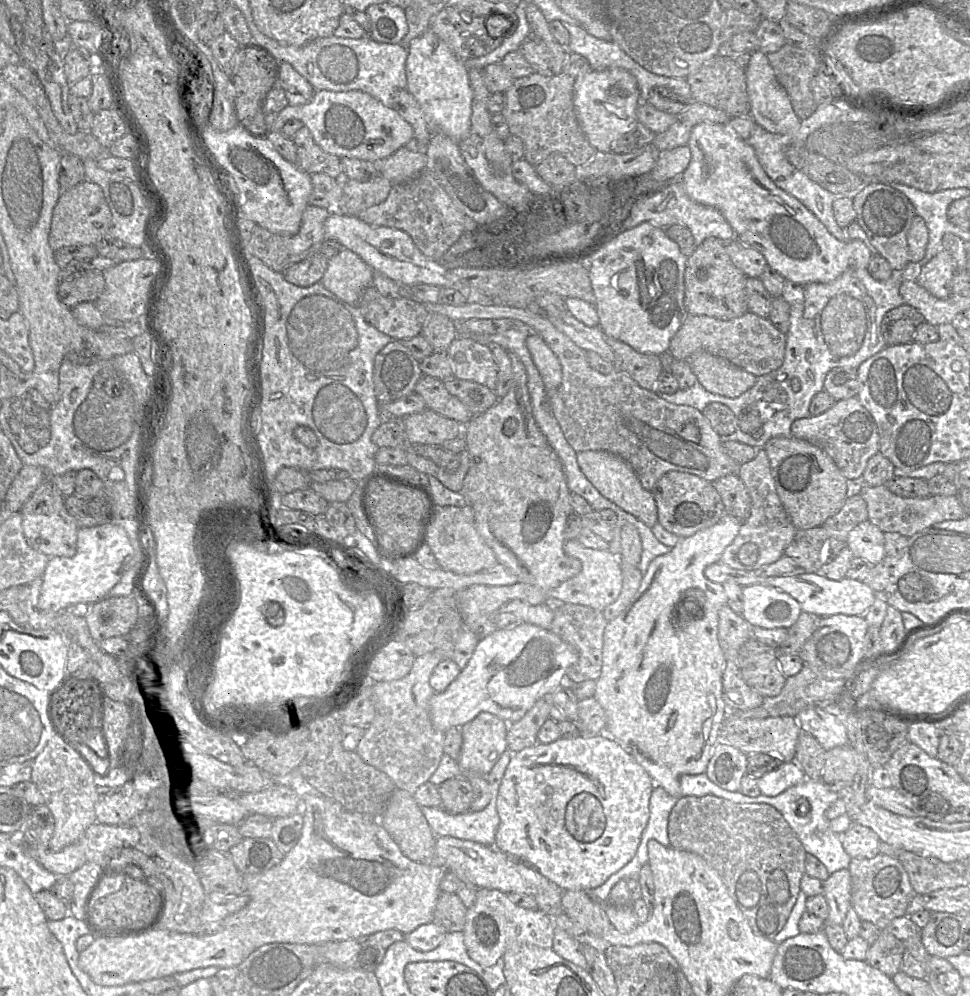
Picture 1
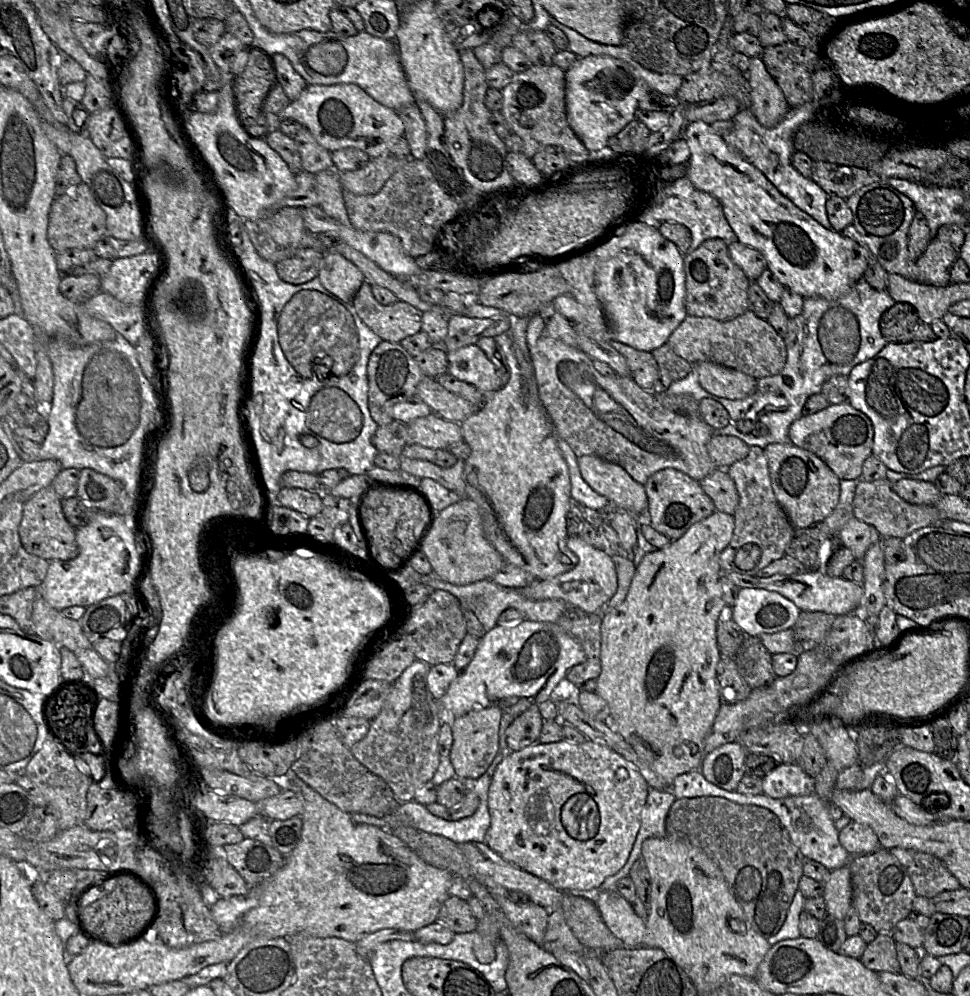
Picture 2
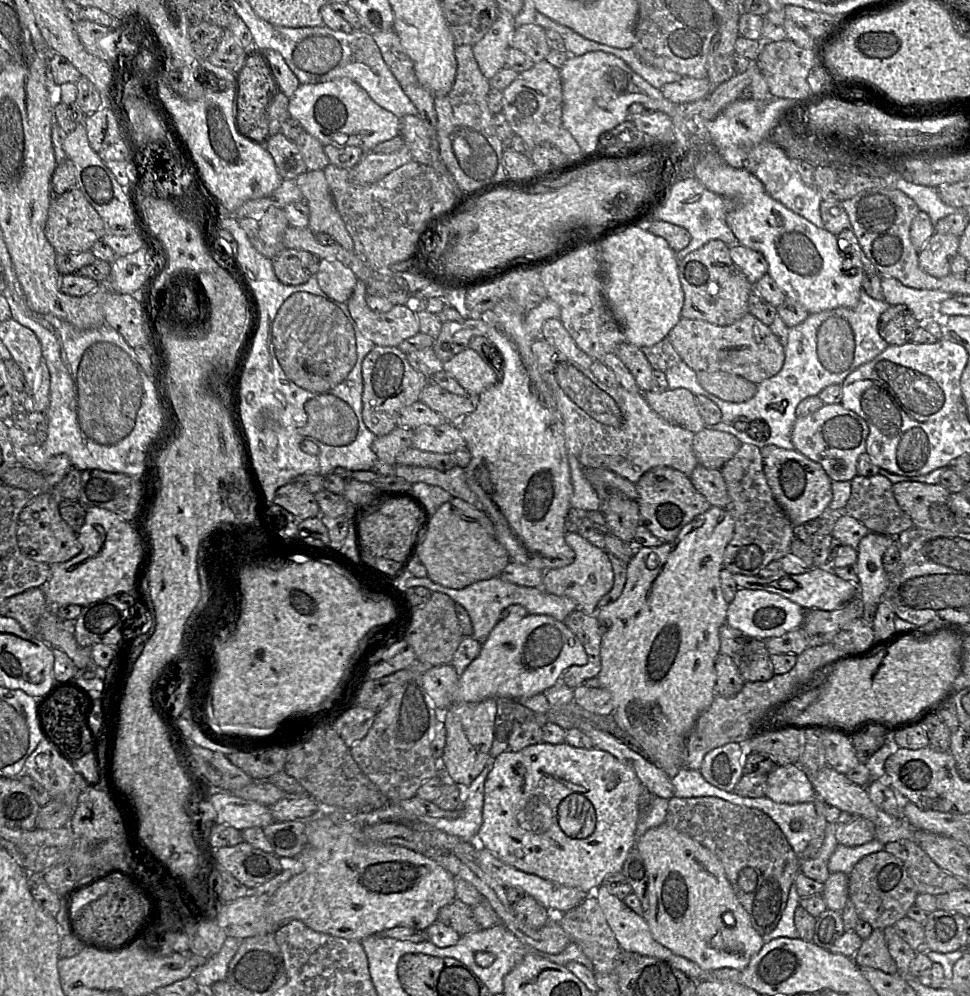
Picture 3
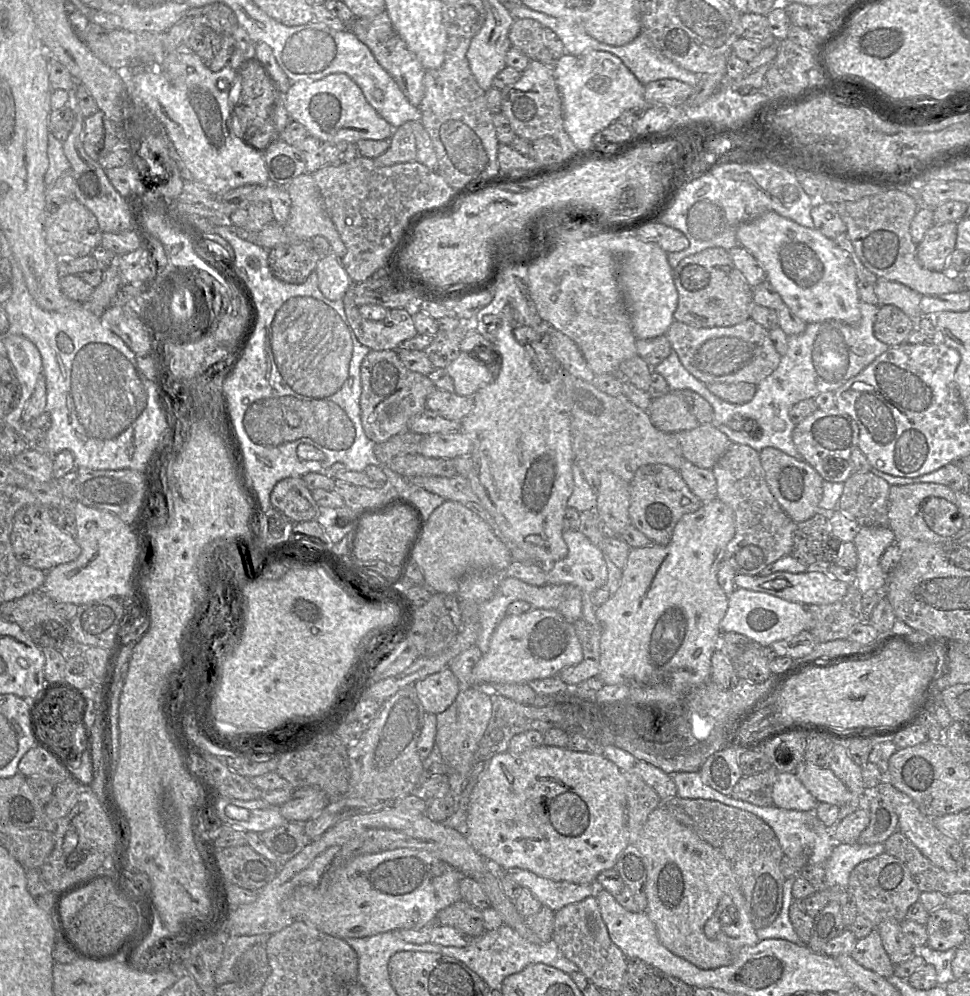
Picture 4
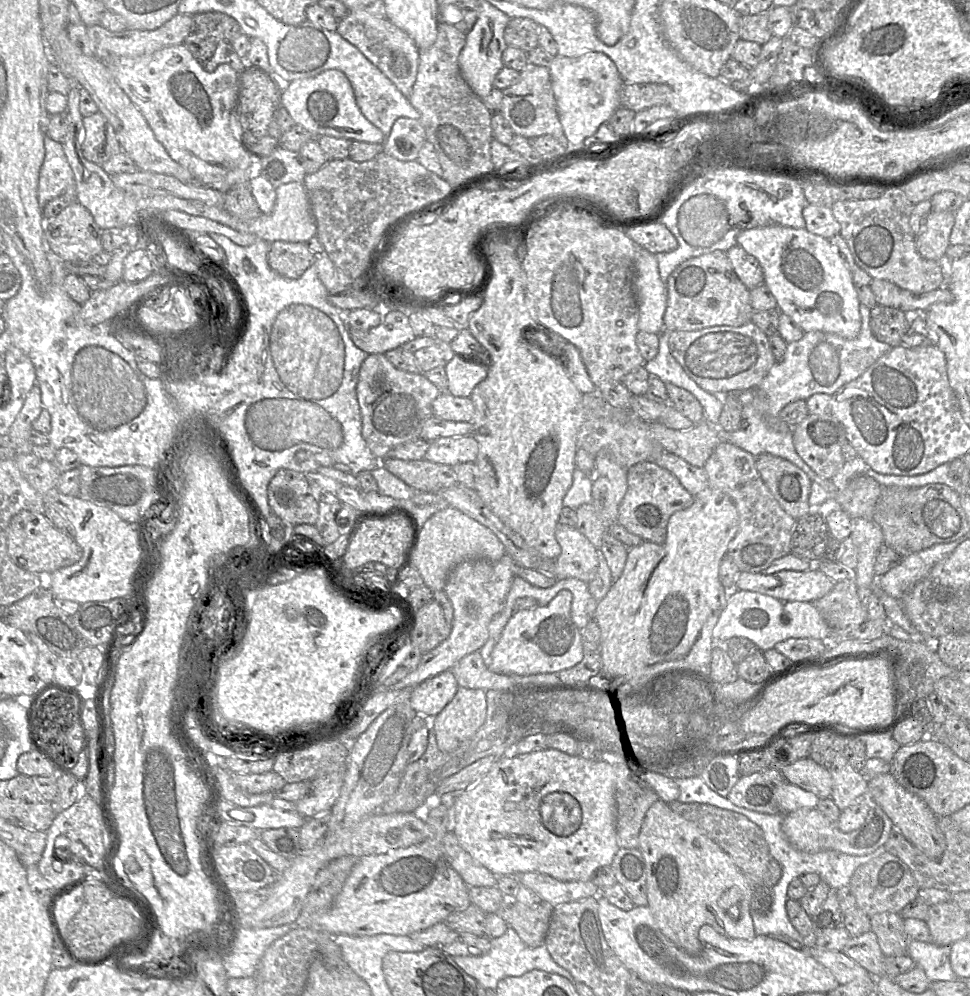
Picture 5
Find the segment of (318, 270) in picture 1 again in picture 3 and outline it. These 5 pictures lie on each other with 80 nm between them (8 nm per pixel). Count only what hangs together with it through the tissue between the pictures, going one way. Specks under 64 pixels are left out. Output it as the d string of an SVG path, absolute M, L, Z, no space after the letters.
M285 248L272 258L272 265L281 283L300 285L316 275L320 260L318 256L308 251Z

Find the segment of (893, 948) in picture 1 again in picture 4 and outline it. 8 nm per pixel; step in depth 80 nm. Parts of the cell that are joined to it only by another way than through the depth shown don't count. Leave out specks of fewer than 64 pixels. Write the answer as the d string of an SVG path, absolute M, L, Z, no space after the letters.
M876 929L866 937L857 940L850 956L864 968L884 978L893 975L894 964L889 959Z

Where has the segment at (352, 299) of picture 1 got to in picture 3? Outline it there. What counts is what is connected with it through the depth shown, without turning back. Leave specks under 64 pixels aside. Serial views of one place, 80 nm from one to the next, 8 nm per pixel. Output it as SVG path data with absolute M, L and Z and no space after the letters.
M321 259L316 278L320 289L330 298L347 303L358 280L354 272L338 260Z

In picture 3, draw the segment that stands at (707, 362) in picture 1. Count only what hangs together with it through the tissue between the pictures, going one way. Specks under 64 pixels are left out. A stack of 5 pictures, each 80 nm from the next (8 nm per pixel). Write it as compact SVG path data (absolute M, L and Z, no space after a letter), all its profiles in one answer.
M699 371L696 376L706 391L727 402L745 402L757 391L757 384L726 372Z

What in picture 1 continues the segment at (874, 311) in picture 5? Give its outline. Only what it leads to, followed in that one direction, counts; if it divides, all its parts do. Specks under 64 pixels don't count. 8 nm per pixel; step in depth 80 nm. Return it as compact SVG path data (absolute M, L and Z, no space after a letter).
M902 304L888 311L881 322L881 333L887 346L909 344L914 341L917 327L924 318L914 307Z

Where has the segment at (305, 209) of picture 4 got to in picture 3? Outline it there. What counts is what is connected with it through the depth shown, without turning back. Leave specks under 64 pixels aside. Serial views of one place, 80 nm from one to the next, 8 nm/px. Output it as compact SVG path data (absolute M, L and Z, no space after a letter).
M307 171L295 180L303 195L303 201L309 208L308 228L314 234L330 235L335 243L353 251L353 240L334 203L324 172Z

